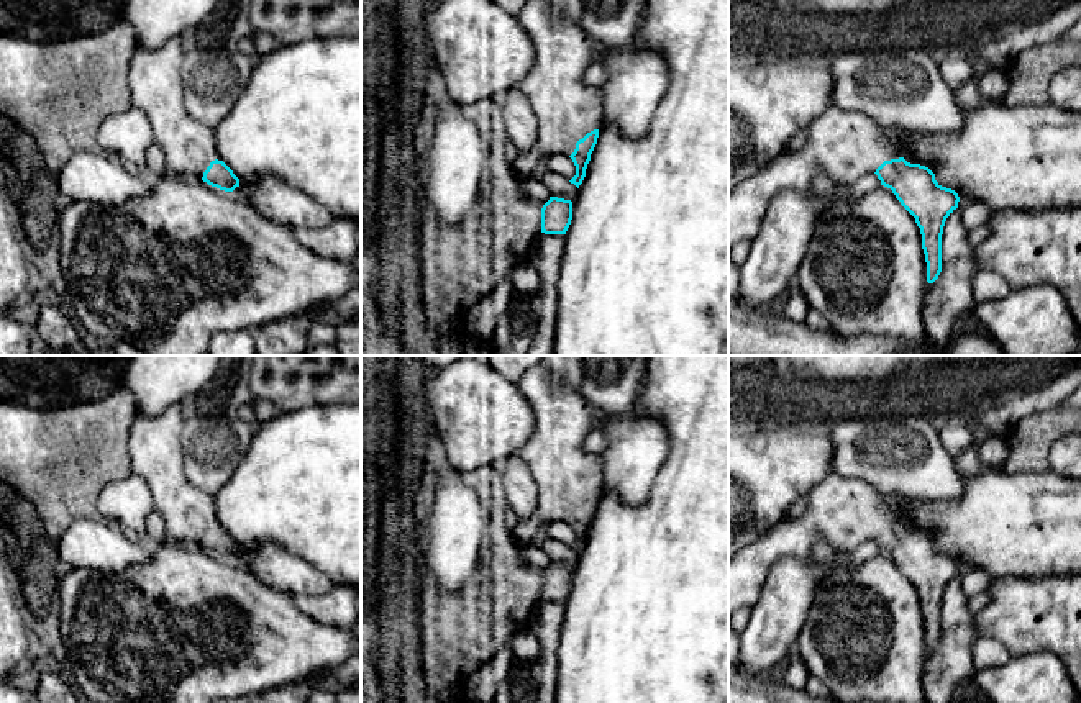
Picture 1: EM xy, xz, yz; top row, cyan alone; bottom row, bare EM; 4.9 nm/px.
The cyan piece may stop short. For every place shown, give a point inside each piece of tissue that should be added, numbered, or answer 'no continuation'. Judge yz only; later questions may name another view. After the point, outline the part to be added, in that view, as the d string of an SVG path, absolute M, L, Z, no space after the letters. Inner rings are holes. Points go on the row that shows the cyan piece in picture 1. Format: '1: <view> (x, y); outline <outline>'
1: yz (843, 145); outline M830 103L810 125L807 144L800 151L786 149L778 159L740 182L728 193L728 254L738 241L756 238L766 208L779 192L809 192L819 172L823 172L832 182L855 182L863 175L874 174L884 161L899 157L902 152L891 129L863 113L846 111Z

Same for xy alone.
1: xy (155, 76); outline M172 38L157 49L138 44L126 77L131 107L148 115L166 164L202 179L212 161L223 159L217 149L215 128L197 121L185 108L182 54L187 38Z

